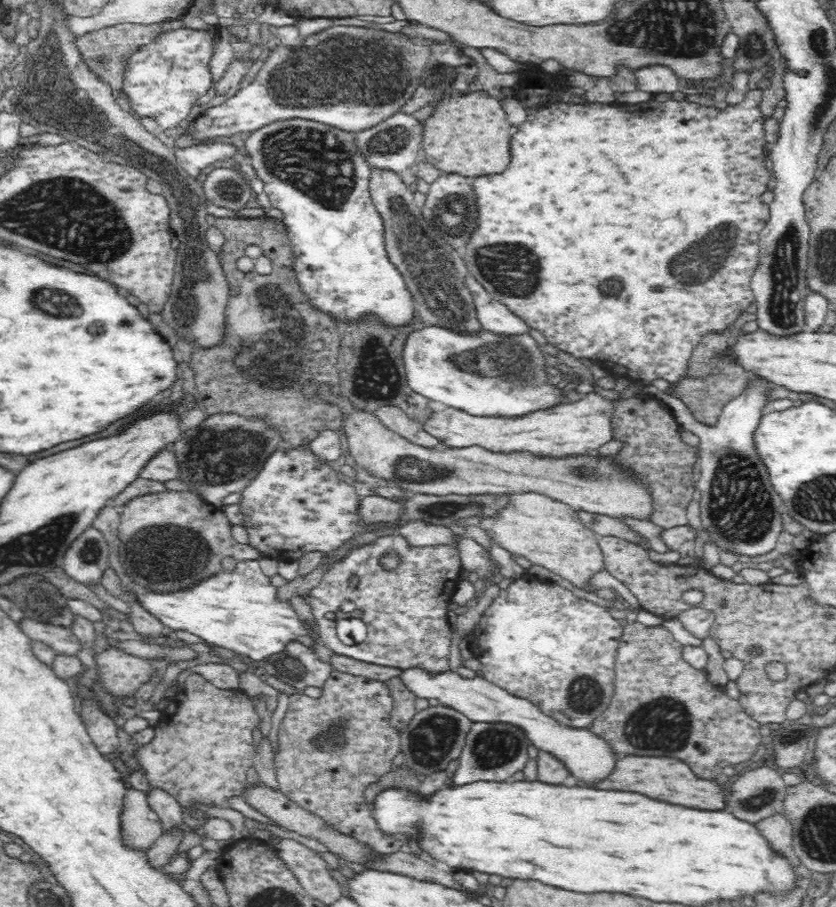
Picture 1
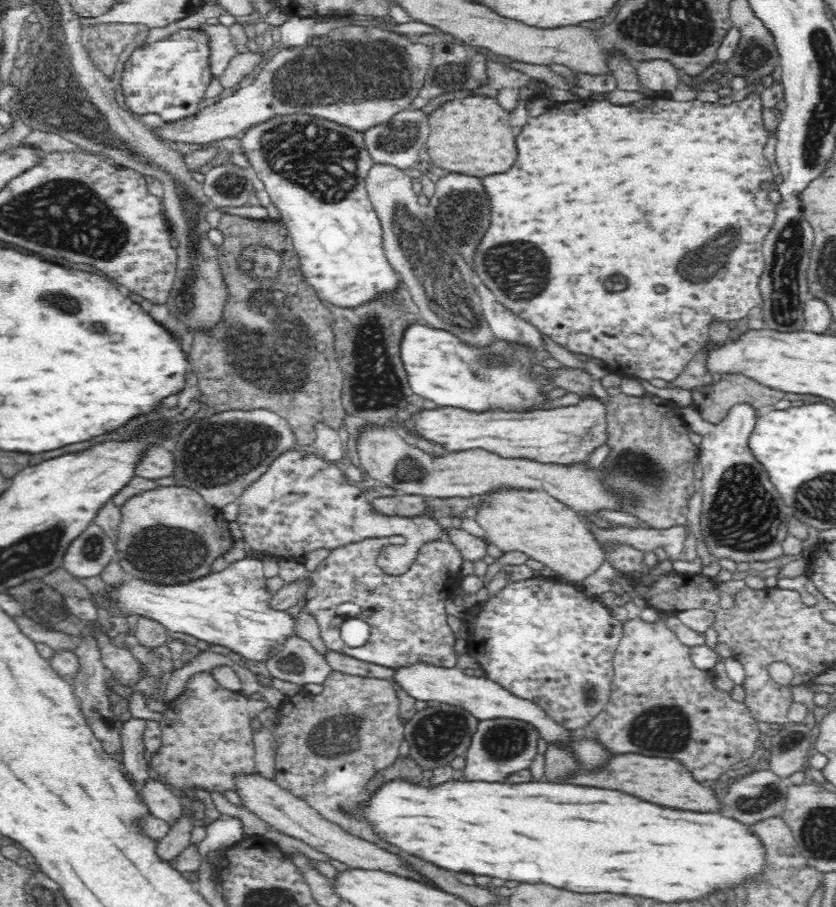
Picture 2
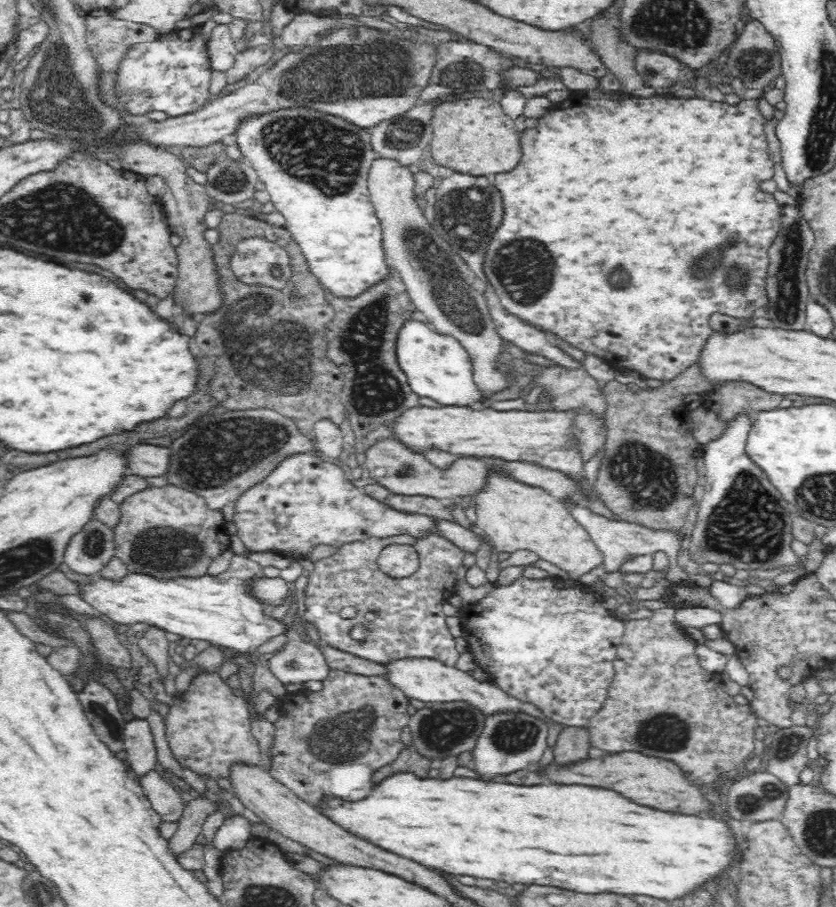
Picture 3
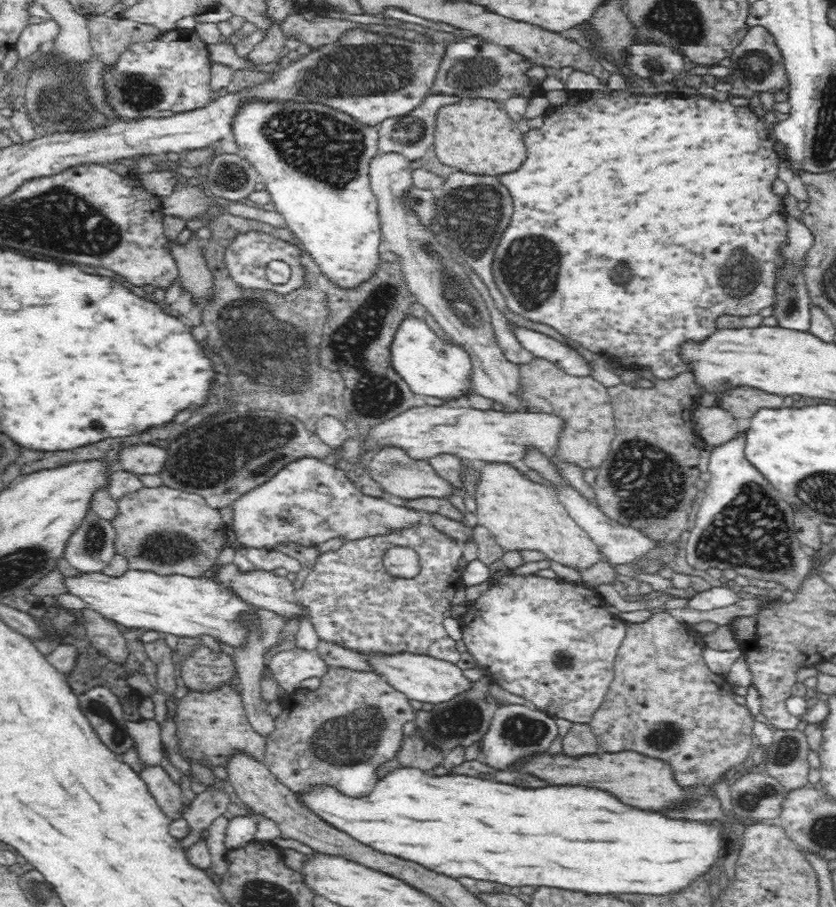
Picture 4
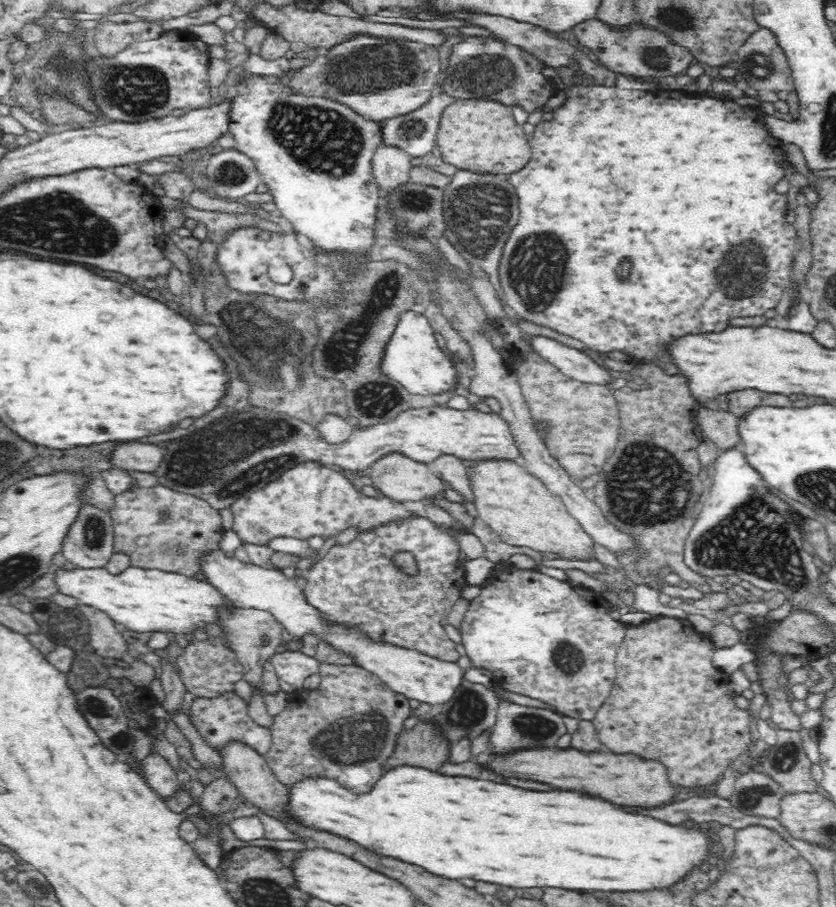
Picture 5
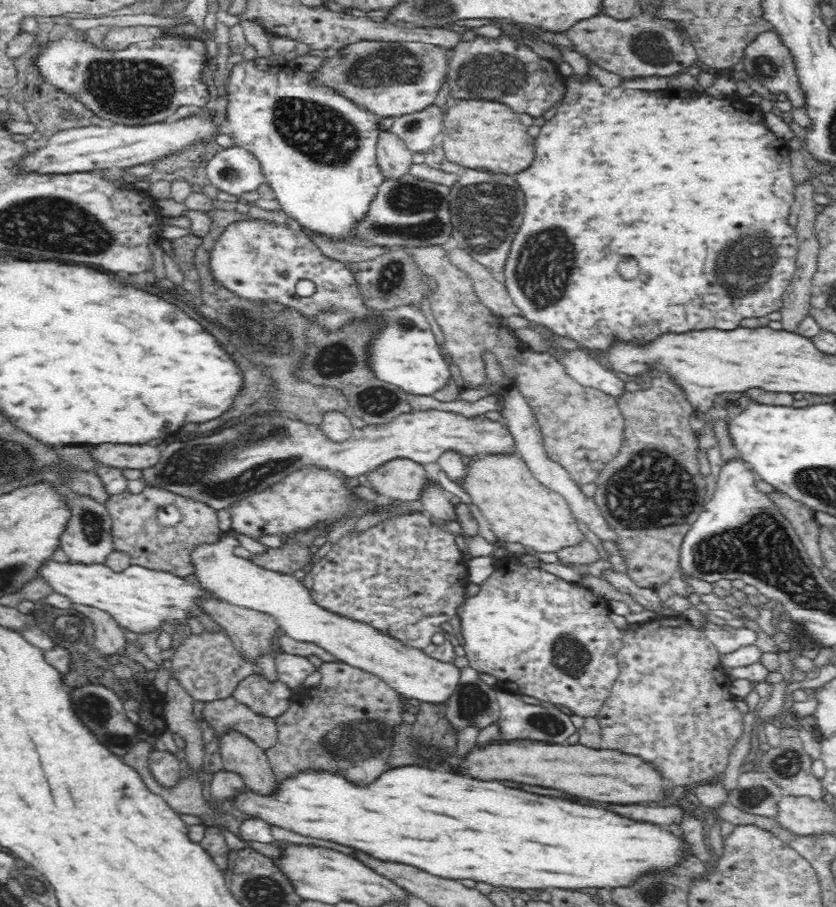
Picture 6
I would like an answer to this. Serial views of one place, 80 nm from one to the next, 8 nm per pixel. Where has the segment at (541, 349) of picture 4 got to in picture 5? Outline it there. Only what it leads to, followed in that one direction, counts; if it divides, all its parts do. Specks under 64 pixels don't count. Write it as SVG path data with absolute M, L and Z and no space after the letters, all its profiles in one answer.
M540 334L524 336L533 352L545 358L564 374L576 380L590 381L600 385L606 385L611 381L612 372L607 365L593 361L582 351Z

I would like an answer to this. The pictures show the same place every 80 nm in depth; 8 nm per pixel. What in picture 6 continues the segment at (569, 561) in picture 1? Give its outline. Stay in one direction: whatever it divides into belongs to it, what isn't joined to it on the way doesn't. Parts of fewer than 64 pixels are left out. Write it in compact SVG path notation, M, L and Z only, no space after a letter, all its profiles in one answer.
M518 454L512 456L482 455L467 461L466 478L464 478L462 488L469 494L471 502L478 506L478 510L486 518L496 538L503 544L508 544L509 547L521 544L538 553L558 552L560 548L572 548L587 540L565 498L561 494L552 492L538 481Z

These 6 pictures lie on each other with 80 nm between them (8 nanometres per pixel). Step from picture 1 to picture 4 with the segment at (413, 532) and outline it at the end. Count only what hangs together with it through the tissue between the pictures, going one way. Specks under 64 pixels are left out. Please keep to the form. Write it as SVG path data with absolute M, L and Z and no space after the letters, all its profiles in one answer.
M313 456L298 457L286 463L270 477L270 480L239 496L233 502L232 508L232 529L237 540L244 548L256 549L273 549L276 546L292 546L292 544L312 548L332 539L345 542L370 536L386 536L406 528L416 528L425 520L417 510L364 494L346 477L345 470L326 464L322 459Z

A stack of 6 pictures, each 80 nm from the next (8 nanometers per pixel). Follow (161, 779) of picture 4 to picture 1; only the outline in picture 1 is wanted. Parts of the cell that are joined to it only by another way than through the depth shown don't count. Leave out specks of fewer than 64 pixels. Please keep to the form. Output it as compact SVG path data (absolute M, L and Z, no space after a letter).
M150 788L150 792L145 796L152 810L159 816L162 832L172 832L174 828L184 827L182 806L179 806L173 796L157 788Z

